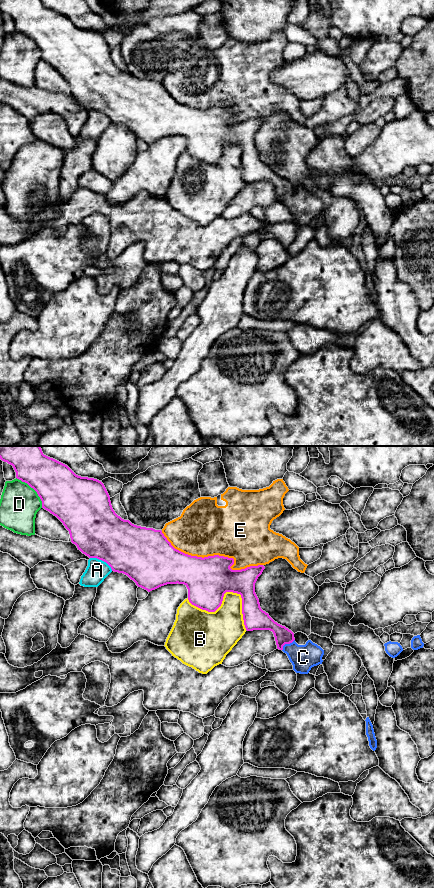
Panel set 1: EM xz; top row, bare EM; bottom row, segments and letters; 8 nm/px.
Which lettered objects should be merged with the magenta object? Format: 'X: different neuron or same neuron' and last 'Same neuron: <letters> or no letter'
A: different neuron
B: different neuron
C: same neuron
D: different neuron
E: different neuron
Same neuron: C

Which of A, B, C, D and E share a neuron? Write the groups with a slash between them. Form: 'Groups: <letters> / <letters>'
Groups: A / B / C / D / E

